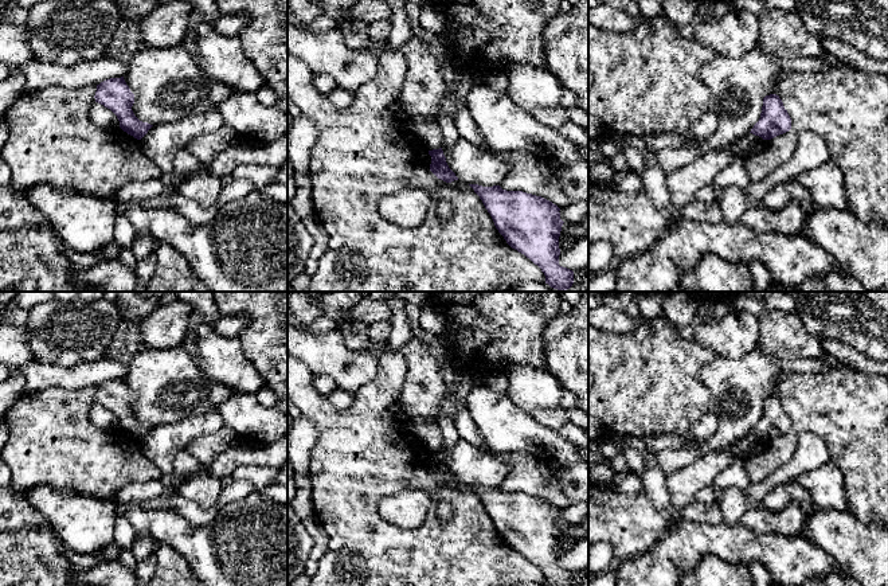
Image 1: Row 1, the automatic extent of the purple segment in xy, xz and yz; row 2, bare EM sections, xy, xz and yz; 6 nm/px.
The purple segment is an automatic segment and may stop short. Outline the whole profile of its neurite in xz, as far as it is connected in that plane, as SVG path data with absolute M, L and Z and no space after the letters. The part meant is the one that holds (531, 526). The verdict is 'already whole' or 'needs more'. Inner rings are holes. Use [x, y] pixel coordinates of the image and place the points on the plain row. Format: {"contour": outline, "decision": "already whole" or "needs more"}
{"contour": "M469 485L482 501L485 509L490 515L496 530L504 538L506 544L529 559L537 566L545 577L548 586L572 586L574 573L559 566L559 538L563 527L560 520L560 509L552 503L527 495L523 492L506 492L500 487L482 488Z", "decision": "already whole"}

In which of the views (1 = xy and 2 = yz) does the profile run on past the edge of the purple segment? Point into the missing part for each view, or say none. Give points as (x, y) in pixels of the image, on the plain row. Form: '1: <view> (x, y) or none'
1: none
2: none

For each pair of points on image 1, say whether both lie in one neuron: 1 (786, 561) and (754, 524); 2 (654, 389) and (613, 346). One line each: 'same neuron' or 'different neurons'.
1: different neurons
2: same neuron

